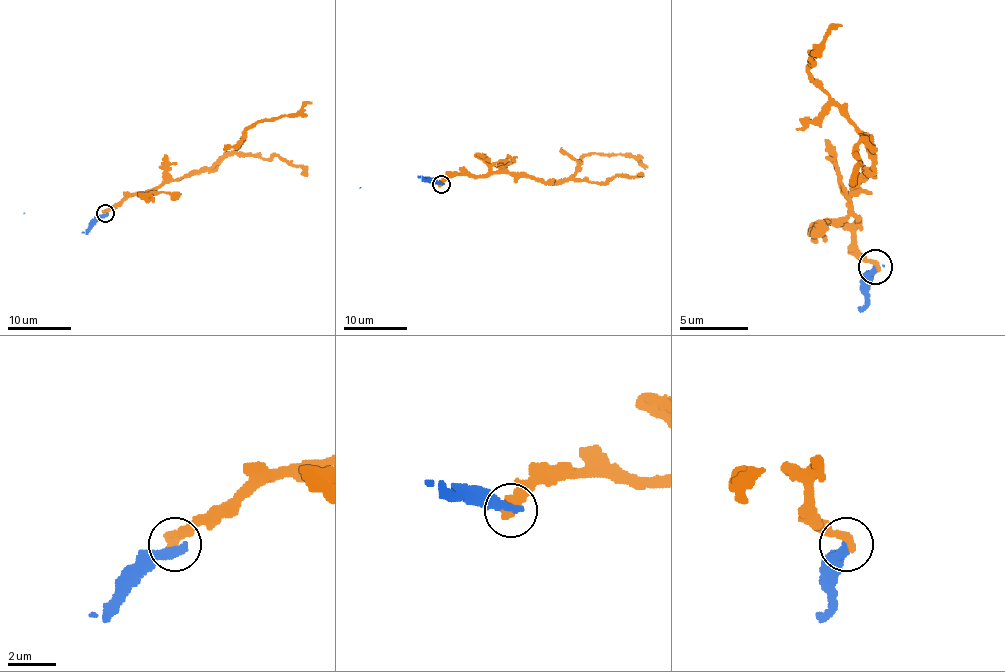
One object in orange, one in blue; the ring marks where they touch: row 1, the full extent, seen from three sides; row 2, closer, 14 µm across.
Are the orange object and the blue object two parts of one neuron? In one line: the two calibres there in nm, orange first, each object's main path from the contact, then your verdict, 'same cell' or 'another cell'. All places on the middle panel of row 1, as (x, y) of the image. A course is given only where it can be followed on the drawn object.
480/360 nm | orange via (440, 184), (456, 175), (504, 173), (558, 183), (566, 181), (585, 156), (593, 154), (631, 154), (647, 167) | blue via (440, 184), (418, 178), (359, 187) | another cell

